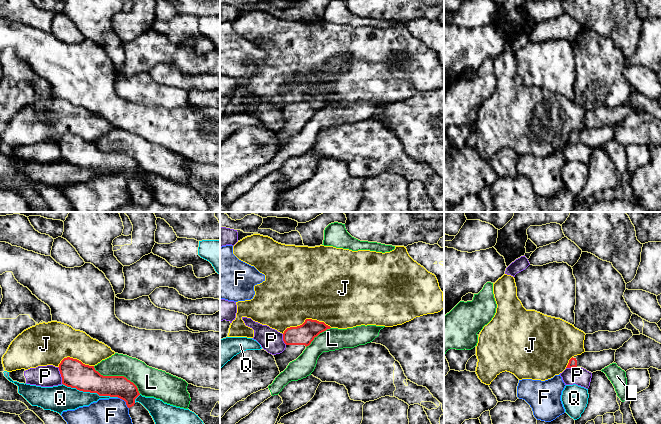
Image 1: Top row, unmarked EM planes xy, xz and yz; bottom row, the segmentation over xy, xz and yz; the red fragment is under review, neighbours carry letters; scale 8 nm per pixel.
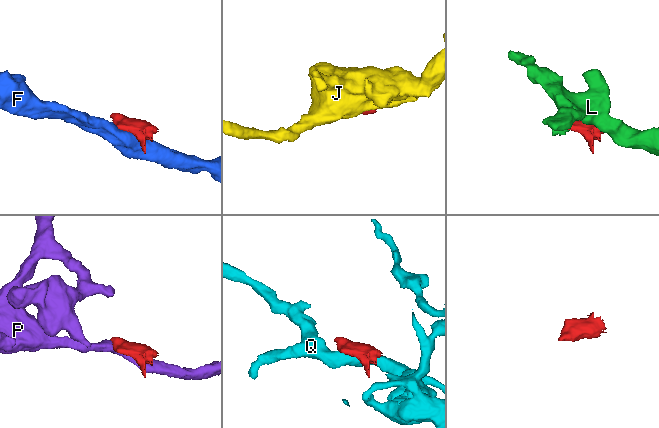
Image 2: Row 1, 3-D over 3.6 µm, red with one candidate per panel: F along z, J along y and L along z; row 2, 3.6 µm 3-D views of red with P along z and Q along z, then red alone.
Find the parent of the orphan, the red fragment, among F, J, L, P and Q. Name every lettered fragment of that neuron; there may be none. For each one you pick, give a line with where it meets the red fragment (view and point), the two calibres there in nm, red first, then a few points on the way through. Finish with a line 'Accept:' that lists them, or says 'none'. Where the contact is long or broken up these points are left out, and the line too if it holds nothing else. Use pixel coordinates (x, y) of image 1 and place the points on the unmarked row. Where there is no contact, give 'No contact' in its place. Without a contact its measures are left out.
Accept: none

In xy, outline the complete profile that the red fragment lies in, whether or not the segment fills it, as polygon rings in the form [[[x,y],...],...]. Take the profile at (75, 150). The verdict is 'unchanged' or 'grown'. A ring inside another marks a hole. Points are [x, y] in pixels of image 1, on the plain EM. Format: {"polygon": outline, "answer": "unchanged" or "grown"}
{"polygon": [[[64,134],[59,140],[62,160],[99,172],[118,173],[126,178],[133,204],[147,207],[156,202],[149,187],[135,175],[140,171],[137,162],[124,152],[103,152],[94,142],[77,135]]], "answer": "grown"}

